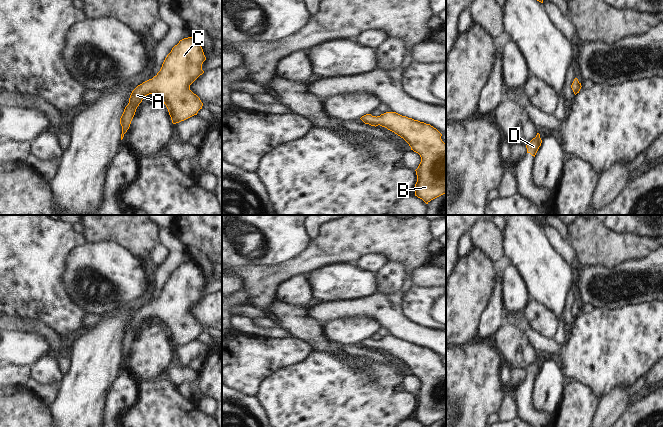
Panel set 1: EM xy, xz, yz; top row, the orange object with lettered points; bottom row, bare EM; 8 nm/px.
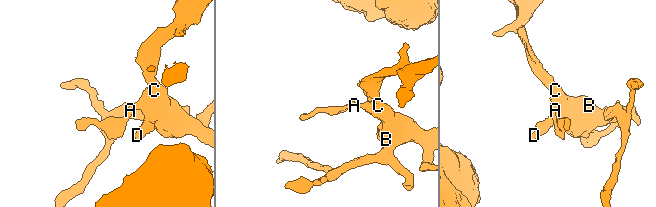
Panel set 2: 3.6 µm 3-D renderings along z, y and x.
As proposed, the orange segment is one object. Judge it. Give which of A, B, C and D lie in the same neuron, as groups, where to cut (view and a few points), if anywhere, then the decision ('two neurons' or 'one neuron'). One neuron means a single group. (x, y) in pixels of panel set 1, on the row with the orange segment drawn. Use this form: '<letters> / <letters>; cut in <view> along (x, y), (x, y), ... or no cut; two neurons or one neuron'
A B C D; no cut; one neuron

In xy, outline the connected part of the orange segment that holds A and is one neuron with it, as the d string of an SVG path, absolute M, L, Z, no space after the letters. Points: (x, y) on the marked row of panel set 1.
M192 37L180 40L165 58L157 75L132 91L120 118L121 140L130 127L137 107L149 94L156 94L164 102L173 124L197 115L203 103L190 90L190 85L204 73L202 64L205 60L202 47Z

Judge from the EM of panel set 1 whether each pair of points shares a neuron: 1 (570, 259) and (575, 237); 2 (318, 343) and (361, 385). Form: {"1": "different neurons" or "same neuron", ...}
{"1": "different neurons", "2": "different neurons"}

